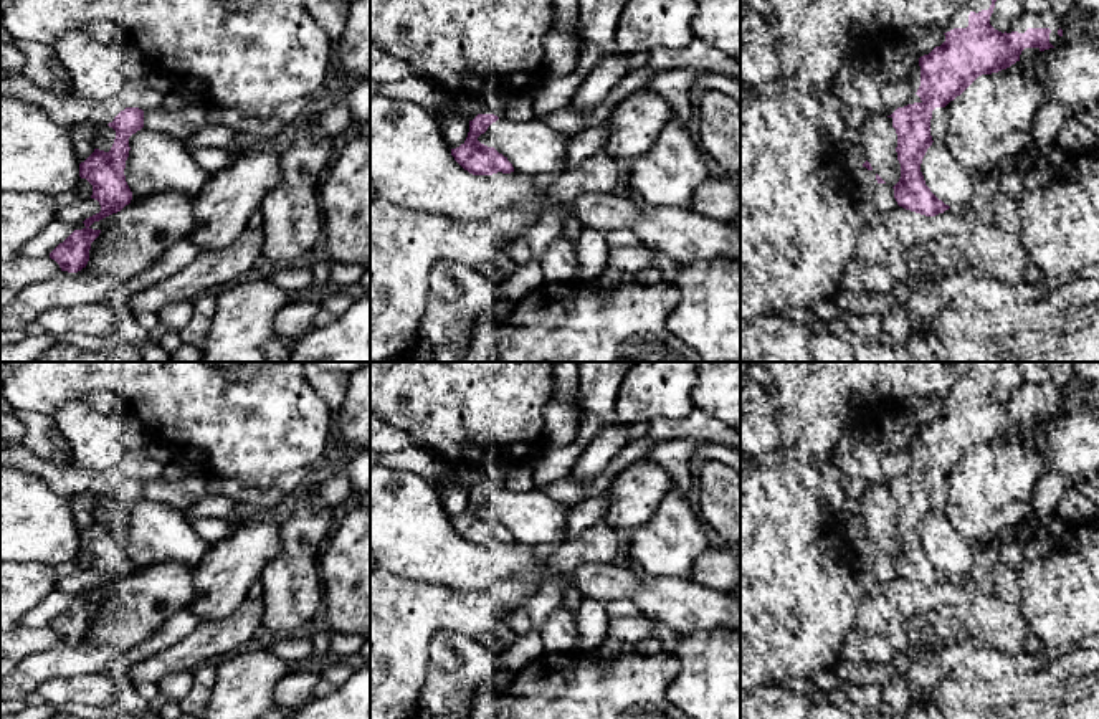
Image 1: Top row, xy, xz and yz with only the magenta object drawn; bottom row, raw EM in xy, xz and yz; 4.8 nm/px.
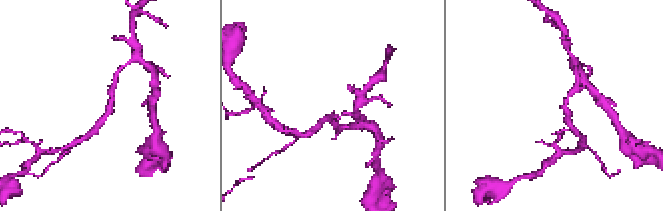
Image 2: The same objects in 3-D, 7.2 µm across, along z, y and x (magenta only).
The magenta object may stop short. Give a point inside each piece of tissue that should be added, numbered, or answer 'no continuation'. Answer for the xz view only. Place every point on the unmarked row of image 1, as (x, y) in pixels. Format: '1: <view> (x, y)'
no continuation

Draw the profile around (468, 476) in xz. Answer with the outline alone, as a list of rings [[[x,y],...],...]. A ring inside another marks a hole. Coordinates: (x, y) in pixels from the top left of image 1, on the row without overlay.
[[[483,461],[479,464],[448,466],[433,483],[438,486],[461,486],[473,491],[478,484],[494,484],[501,488],[512,466]]]

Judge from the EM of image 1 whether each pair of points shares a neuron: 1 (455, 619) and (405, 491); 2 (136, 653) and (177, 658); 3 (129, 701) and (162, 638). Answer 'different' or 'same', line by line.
1: different
2: different
3: same

